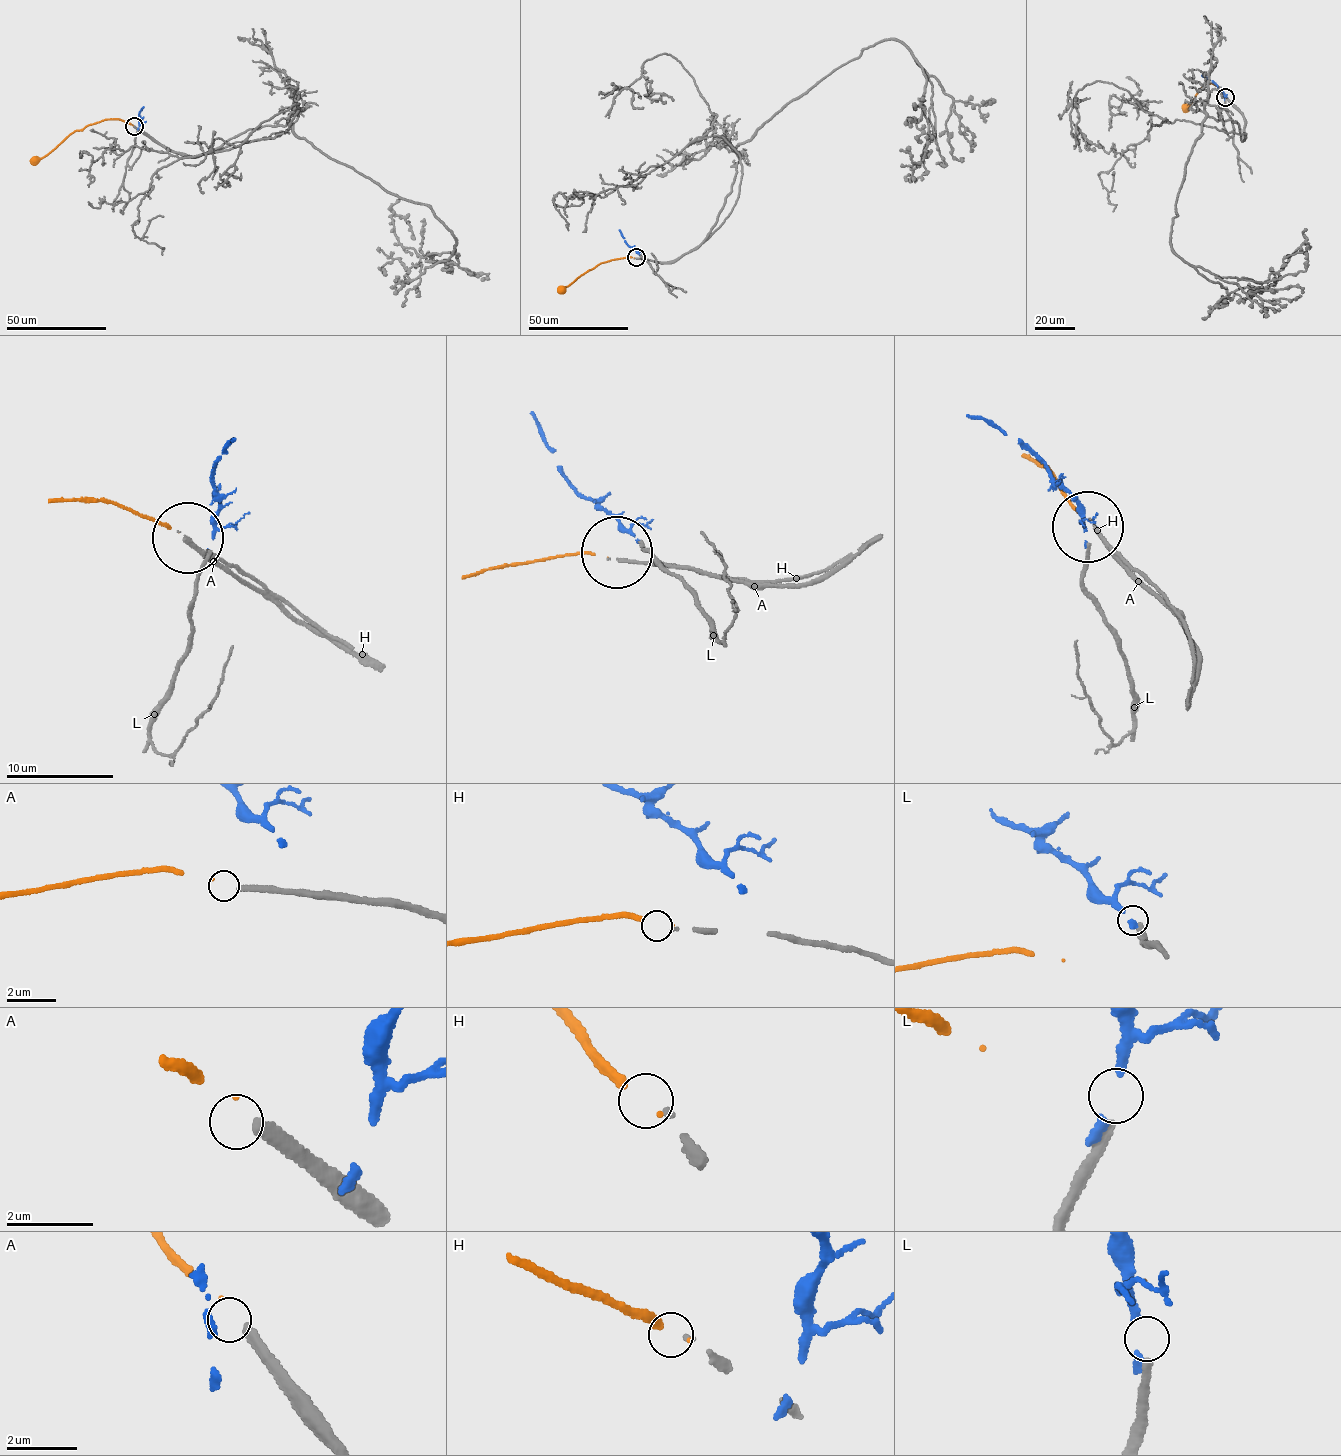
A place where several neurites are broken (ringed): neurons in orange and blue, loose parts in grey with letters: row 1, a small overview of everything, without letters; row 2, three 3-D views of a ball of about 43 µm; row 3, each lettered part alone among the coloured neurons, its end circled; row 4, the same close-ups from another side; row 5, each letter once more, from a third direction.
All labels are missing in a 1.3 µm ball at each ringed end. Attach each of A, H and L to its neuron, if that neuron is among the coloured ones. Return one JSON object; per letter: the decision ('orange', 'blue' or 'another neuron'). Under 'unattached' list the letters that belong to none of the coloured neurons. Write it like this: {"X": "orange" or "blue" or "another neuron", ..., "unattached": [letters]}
{"A": "another neuron", "H": "another neuron", "L": "another neuron", "unattached": ["A", "H", "L"]}

